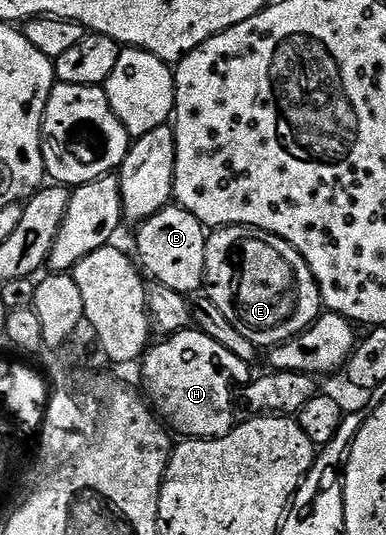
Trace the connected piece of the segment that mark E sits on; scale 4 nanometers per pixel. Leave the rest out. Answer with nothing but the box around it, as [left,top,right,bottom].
[203,225,323,347]

